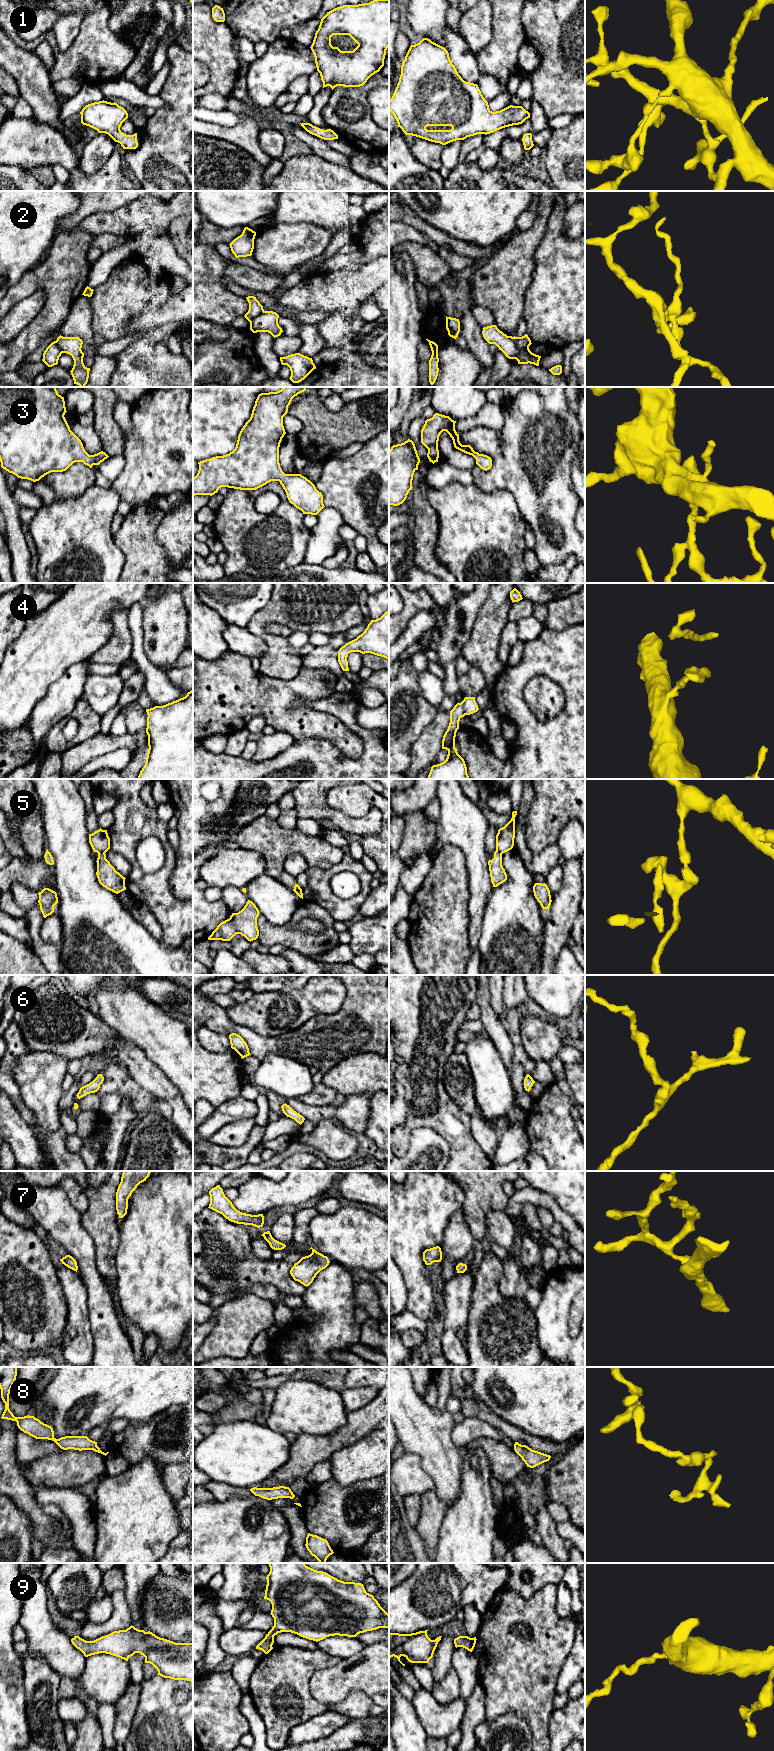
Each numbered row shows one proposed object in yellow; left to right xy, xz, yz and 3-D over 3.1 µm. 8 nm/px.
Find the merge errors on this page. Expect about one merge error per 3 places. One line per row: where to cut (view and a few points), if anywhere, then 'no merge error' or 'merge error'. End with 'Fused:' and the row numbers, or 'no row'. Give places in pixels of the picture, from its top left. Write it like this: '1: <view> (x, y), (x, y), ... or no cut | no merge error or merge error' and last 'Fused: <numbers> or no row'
1: no cut | no merge error
2: yz (513, 337), (519, 348), (528, 348) | merge error
3: no cut | no merge error
4: no cut | no merge error
5: xy (104, 852), (98, 853) | merge error
6: no cut | no merge error
7: no cut | no merge error
8: no cut | no merge error
9: no cut | no merge error
Fused: 2, 5

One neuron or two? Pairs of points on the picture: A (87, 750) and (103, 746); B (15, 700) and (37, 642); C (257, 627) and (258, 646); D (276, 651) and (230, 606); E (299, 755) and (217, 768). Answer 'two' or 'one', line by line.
A: one
B: one
C: two
D: two
E: one

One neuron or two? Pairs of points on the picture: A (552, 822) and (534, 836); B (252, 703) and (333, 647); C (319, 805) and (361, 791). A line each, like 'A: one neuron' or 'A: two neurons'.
A: one neuron
B: two neurons
C: two neurons

